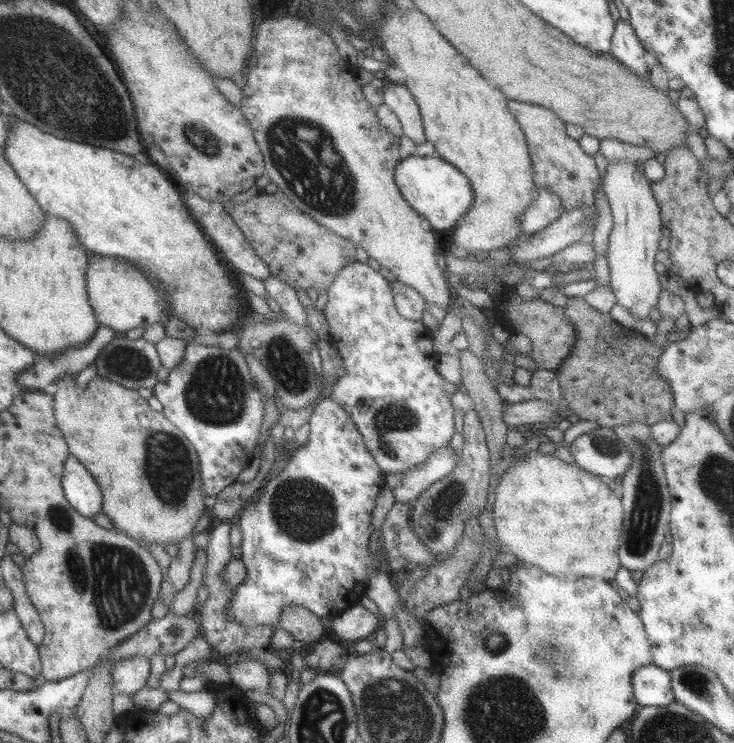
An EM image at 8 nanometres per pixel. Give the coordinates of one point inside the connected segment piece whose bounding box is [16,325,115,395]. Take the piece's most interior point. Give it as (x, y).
(41, 377)

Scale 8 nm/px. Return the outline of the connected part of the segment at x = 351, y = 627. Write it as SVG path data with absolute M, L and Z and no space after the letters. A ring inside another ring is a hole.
M358 604L337 615L330 627L343 643L353 645L355 642L371 637L376 630L382 627L382 624L382 616L372 614L363 605Z

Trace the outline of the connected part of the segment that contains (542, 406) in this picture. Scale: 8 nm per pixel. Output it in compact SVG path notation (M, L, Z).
M562 397L560 404L552 404L540 399L533 399L517 404L504 406L504 424L508 427L529 426L538 423L547 423L552 419L554 413L564 414L568 409L568 402Z

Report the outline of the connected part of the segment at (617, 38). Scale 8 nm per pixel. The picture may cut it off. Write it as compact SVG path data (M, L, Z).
M619 19L611 38L611 55L641 77L649 80L649 67L644 60L647 50L640 42L630 21Z

